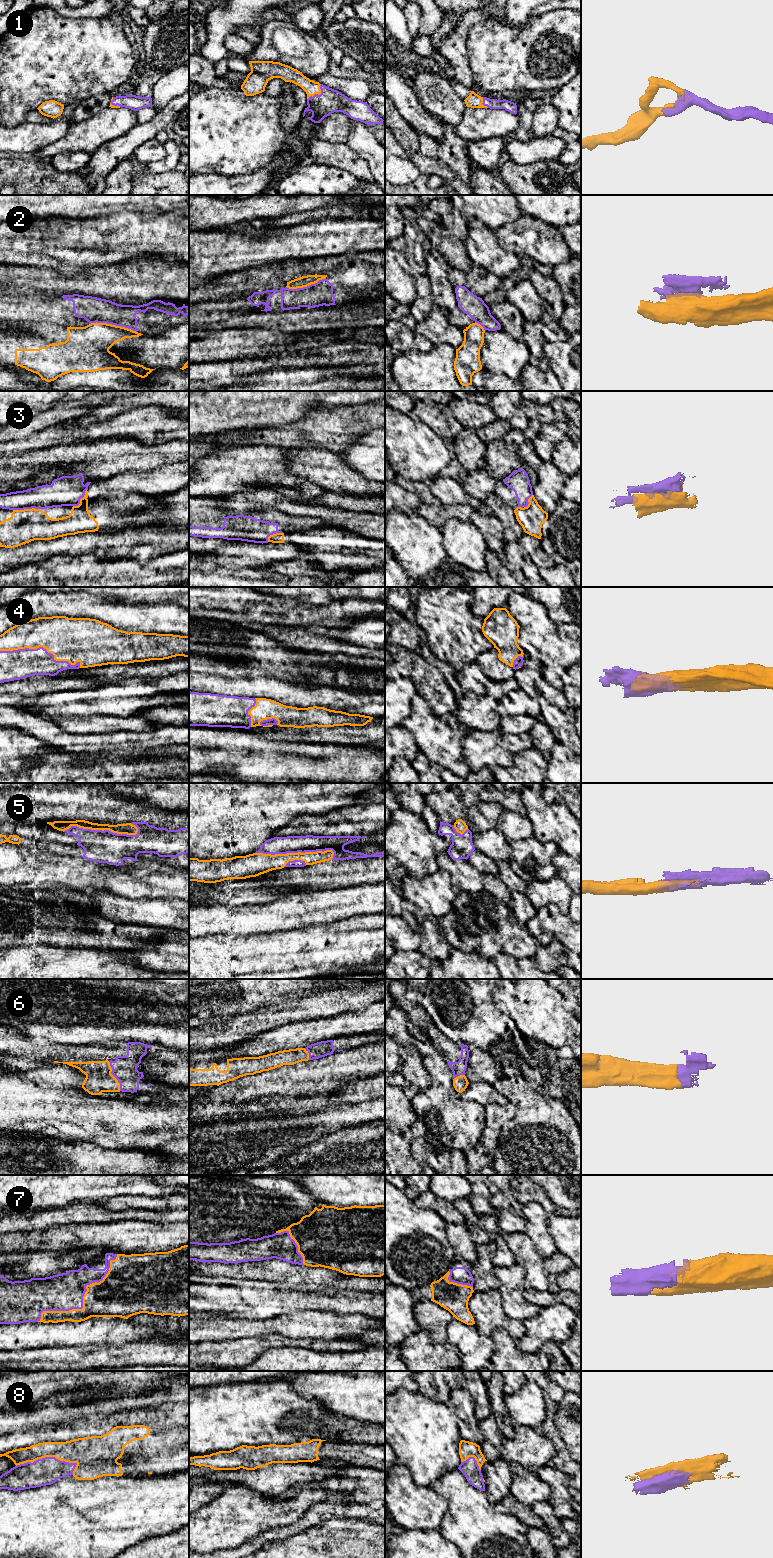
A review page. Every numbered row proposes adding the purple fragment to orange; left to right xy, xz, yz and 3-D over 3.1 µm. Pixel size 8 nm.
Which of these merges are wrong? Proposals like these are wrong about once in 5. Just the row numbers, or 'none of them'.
2, 3

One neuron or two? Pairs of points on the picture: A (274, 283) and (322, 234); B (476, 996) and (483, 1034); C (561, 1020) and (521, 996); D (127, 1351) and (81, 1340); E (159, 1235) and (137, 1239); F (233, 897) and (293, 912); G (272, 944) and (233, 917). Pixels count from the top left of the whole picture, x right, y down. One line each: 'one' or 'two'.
A: two
B: one
C: one
D: two
E: one
F: two
G: two

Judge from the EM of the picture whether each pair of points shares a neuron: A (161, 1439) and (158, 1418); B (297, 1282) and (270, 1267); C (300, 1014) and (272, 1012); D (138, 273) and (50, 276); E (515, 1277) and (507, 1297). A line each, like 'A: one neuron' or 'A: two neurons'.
A: two neurons
B: one neuron
C: one neuron
D: one neuron
E: one neuron

